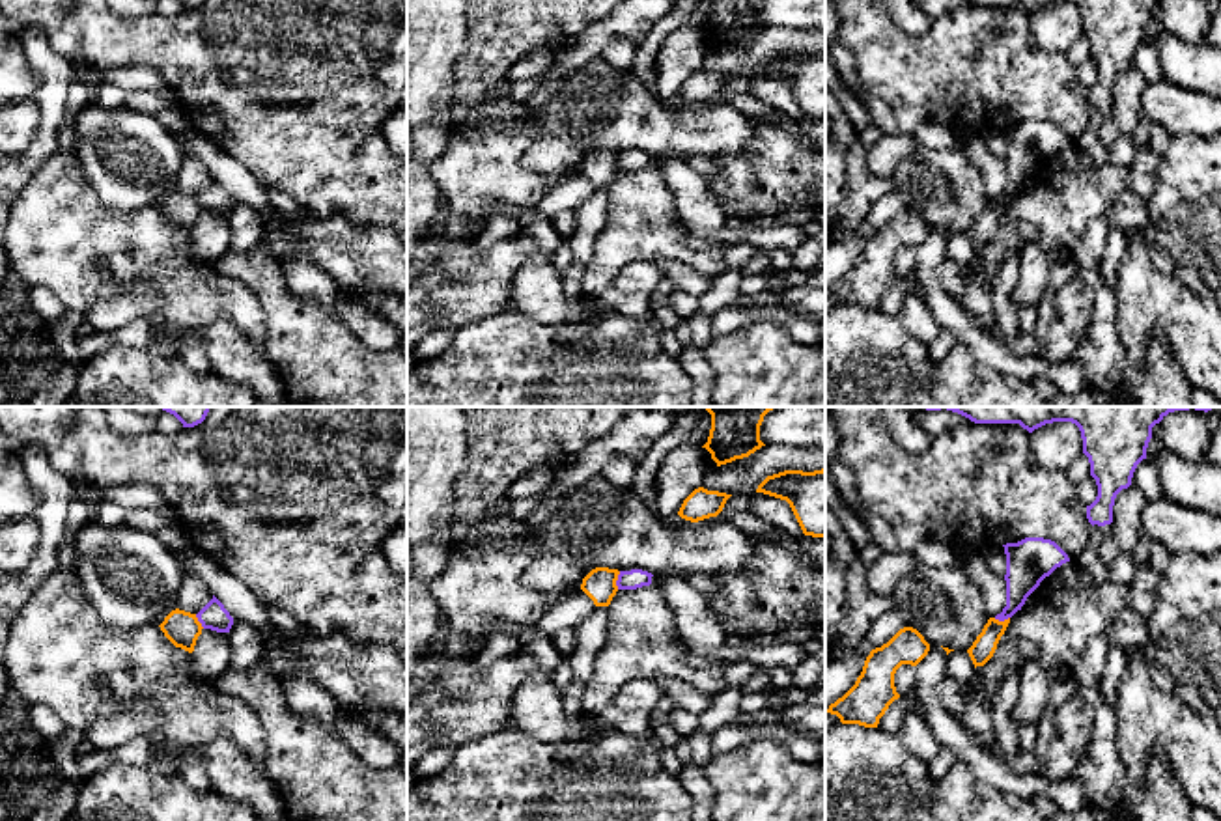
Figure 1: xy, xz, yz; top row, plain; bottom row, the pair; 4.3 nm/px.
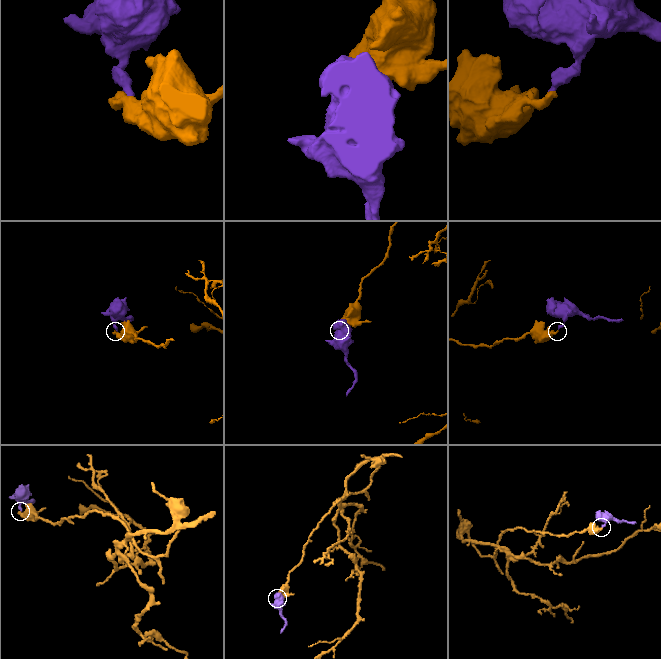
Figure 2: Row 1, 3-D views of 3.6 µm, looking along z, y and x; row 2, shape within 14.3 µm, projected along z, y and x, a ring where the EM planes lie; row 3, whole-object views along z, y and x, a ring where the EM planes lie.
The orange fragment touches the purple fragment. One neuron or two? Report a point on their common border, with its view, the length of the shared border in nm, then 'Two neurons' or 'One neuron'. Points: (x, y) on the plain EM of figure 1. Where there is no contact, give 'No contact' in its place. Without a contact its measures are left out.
Touches orange at xz (617, 161). Shared border 80 nm. Two neurons

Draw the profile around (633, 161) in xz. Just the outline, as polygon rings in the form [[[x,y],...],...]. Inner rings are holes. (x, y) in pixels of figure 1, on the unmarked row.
[[[642,151],[620,153],[616,168],[618,172],[637,172],[652,166],[652,155]]]

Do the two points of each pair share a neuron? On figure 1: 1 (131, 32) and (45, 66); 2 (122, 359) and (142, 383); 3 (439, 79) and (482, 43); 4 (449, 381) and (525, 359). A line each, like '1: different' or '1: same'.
1: different
2: same
3: different
4: same

